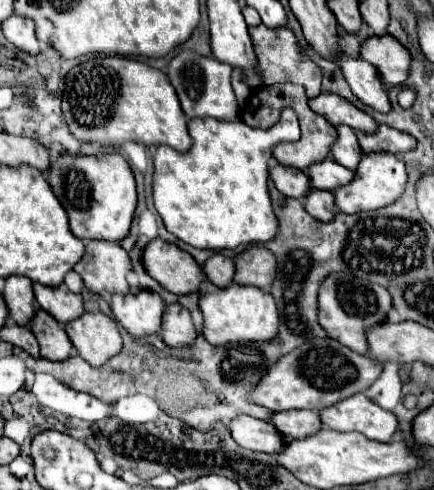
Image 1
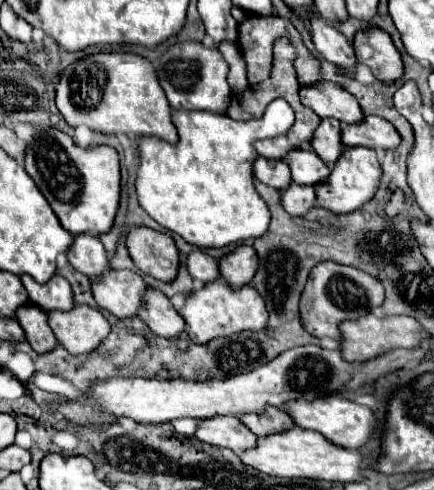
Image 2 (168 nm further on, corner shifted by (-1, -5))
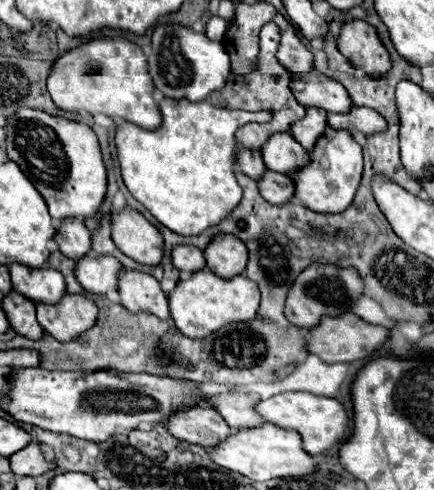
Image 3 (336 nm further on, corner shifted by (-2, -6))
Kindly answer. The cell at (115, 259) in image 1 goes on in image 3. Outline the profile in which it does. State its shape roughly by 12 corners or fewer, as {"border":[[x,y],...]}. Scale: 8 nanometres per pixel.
{"border":[[80,219],[62,221],[54,241],[74,261],[92,249],[92,233]]}

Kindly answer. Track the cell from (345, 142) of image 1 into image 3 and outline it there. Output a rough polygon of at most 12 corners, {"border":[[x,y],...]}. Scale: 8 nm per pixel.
{"border":[[308,109],[292,135],[312,151],[328,127],[326,111]]}

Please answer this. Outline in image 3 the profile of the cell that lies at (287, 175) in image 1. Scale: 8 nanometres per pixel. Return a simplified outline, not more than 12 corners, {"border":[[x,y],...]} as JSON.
{"border":[[238,149],[236,163],[248,177],[258,179],[266,171],[258,151]]}

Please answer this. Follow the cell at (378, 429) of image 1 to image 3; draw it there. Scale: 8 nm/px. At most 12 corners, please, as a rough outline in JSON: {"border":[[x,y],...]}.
{"border":[[278,393],[256,411],[302,435],[320,455],[346,441],[348,413],[338,399]]}

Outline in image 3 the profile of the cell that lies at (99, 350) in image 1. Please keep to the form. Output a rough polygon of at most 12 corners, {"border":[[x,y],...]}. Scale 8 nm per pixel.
{"border":[[66,293],[38,303],[42,329],[64,343],[96,325],[98,307]]}

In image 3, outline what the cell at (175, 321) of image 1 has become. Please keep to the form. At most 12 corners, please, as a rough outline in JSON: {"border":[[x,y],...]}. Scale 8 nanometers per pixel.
{"border":[[124,269],[120,303],[170,319],[168,295],[152,275]]}

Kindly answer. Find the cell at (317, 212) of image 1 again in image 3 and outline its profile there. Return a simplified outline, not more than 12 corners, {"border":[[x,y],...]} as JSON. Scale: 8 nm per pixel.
{"border":[[266,171],[258,181],[268,203],[294,199],[294,183],[288,175]]}

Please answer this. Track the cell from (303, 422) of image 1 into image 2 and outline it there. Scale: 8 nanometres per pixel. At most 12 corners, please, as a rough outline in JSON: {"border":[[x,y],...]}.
{"border":[[273,406],[239,420],[255,436],[293,428],[291,418]]}

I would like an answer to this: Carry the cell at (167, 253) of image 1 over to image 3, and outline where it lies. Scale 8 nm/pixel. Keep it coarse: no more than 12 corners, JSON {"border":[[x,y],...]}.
{"border":[[130,207],[112,217],[112,239],[140,265],[164,257],[162,233]]}

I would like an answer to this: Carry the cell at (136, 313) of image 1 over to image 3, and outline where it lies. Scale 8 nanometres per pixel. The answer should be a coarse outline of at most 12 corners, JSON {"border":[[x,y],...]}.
{"border":[[86,255],[76,263],[84,291],[118,289],[122,263],[110,255]]}

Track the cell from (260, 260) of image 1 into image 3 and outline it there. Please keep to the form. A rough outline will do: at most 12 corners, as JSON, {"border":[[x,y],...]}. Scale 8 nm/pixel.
{"border":[[216,235],[204,251],[222,279],[242,275],[248,247],[234,235]]}

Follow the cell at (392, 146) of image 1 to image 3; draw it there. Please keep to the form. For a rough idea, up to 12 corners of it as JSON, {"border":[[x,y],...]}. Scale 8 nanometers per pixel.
{"border":[[354,107],[328,115],[328,125],[352,135],[376,135],[388,129],[374,109]]}

